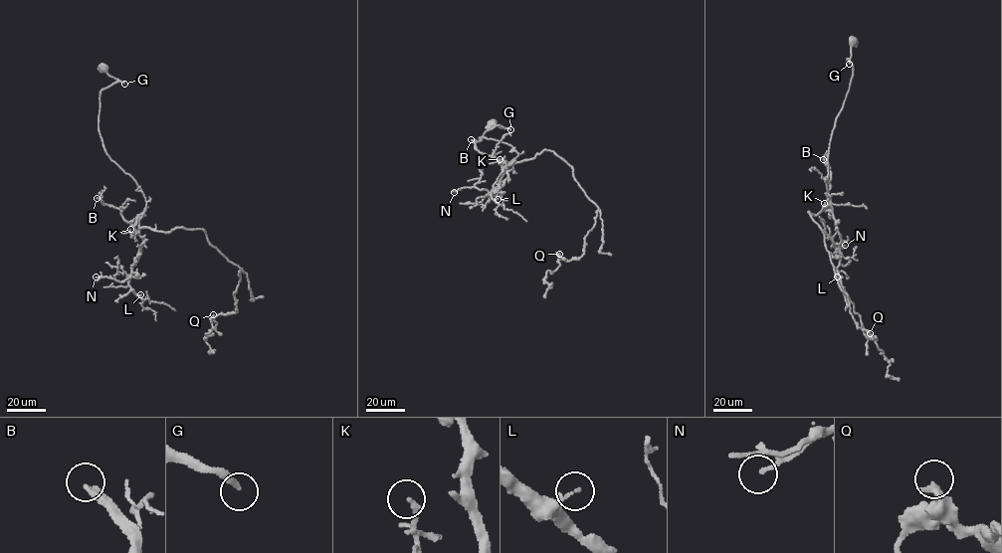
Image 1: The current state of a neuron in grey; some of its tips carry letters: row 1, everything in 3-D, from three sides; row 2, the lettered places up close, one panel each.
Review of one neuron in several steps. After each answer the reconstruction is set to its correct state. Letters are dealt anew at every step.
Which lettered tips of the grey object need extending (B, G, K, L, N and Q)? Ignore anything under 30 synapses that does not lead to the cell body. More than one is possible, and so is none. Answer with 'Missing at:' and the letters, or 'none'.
Missing at: B

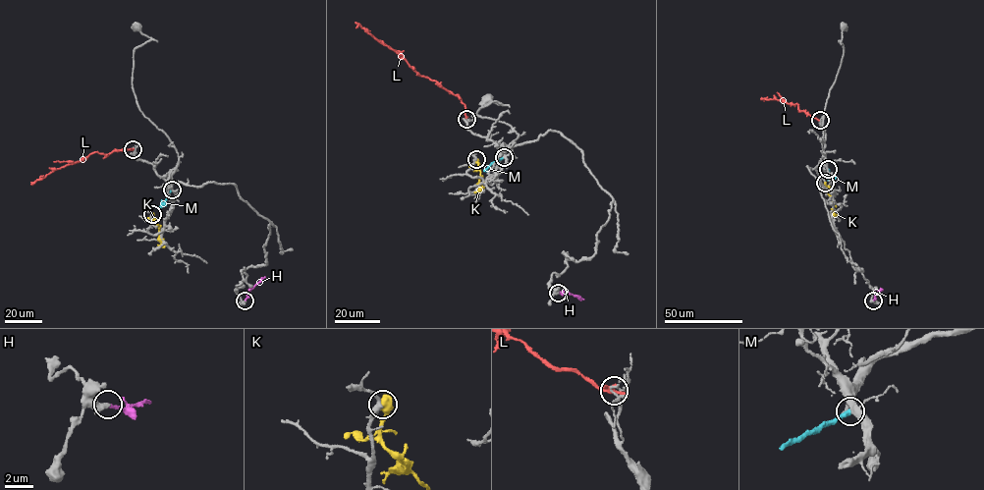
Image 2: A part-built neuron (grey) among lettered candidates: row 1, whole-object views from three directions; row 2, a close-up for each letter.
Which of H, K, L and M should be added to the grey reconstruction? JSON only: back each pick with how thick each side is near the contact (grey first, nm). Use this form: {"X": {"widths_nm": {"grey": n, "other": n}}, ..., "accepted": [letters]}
{"accepted": []}

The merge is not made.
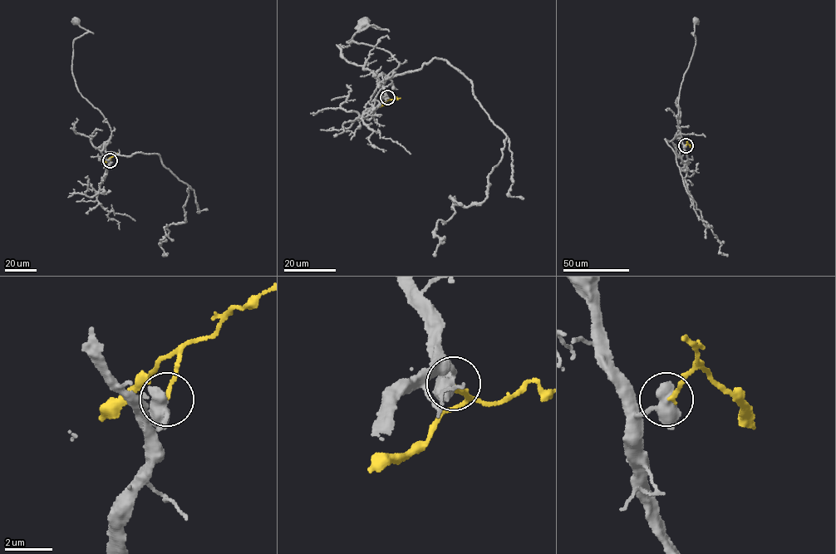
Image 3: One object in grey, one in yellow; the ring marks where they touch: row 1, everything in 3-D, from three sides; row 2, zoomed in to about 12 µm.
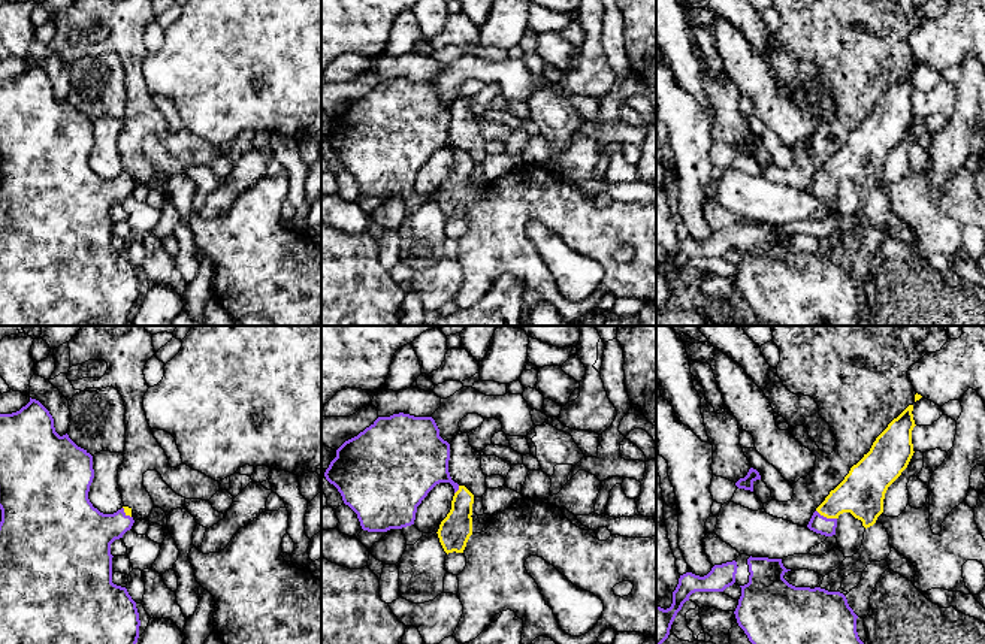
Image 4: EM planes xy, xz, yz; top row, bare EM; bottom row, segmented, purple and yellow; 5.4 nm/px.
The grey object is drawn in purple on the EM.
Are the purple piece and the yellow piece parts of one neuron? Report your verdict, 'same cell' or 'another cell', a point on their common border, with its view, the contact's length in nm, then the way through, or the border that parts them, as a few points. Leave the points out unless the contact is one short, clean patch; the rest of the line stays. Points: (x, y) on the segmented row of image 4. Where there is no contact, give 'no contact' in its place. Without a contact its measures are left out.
same cell; meets purple in yz at (825, 517); contact 120 nm long; runs through yz (818, 523), (825, 517), (845, 498), (861, 493)

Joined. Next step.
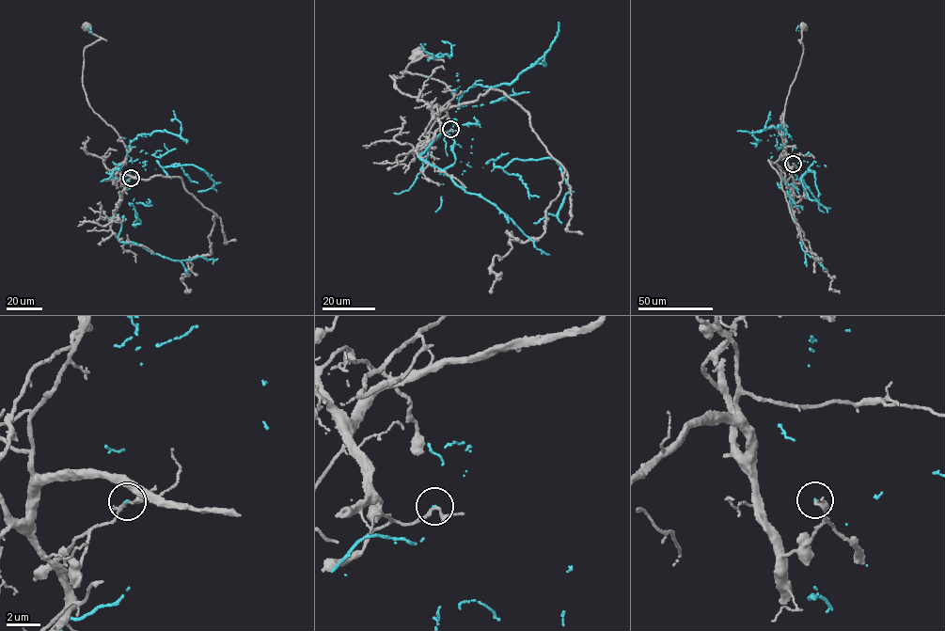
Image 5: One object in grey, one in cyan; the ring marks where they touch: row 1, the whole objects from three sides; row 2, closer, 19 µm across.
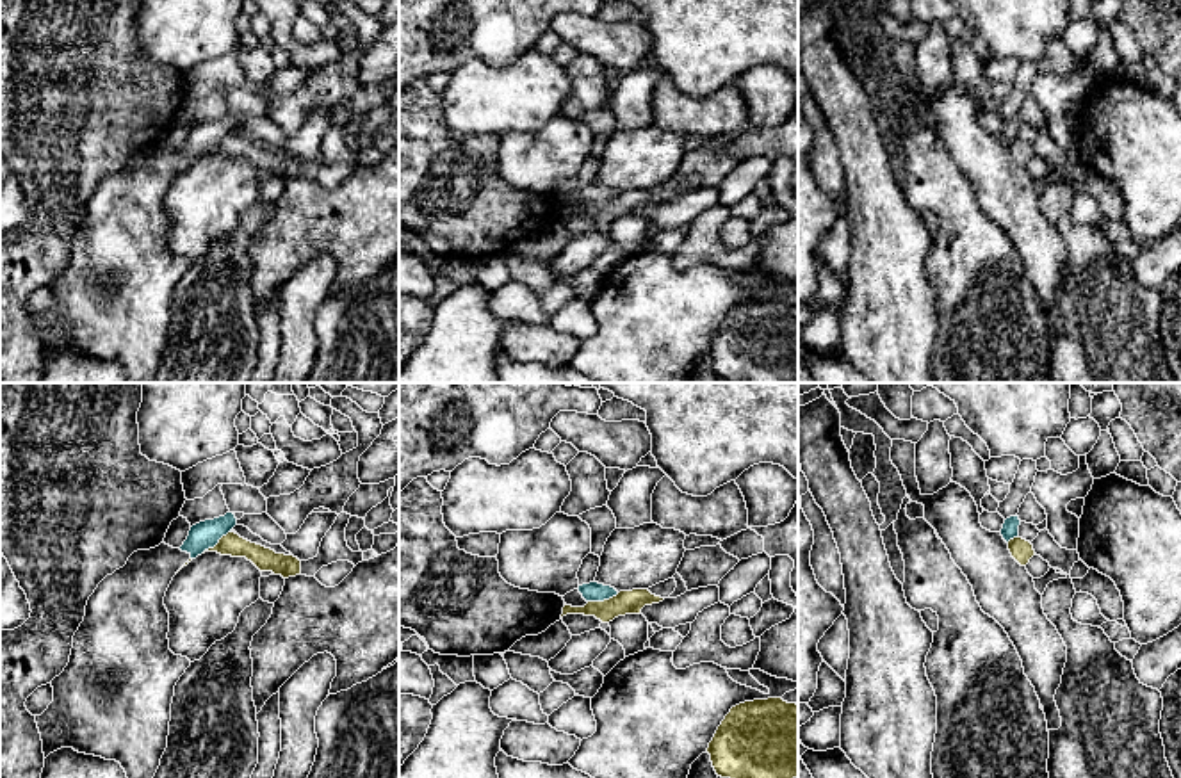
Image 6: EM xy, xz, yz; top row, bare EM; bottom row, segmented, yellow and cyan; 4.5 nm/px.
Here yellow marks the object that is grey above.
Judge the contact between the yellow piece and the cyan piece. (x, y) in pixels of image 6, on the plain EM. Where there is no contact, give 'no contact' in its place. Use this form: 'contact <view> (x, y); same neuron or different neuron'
contact xy (218, 145); different neuron

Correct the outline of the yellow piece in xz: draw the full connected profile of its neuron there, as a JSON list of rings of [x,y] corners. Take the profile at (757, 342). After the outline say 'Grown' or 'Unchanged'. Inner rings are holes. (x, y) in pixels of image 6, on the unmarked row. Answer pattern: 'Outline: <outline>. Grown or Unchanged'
Outline: [[[768,299],[732,308],[707,354],[721,379],[791,383],[798,377],[798,306]]]. Unchanged

